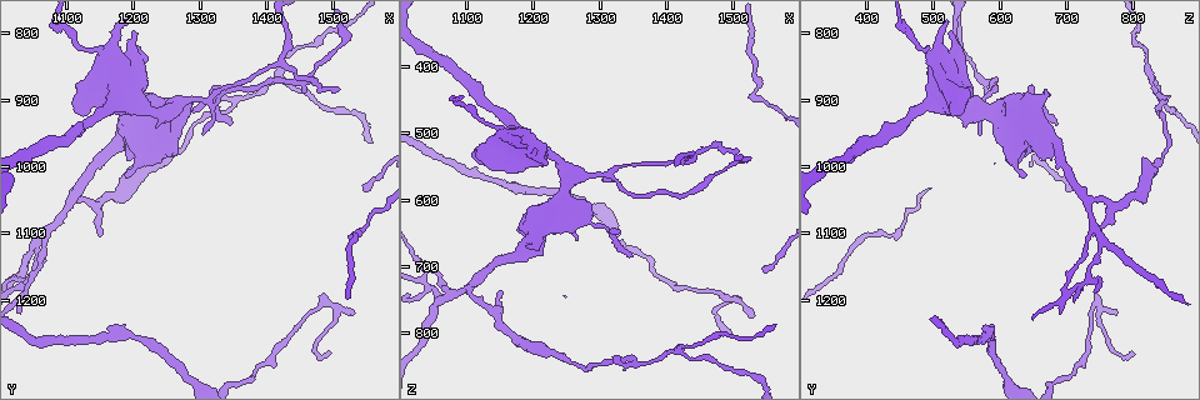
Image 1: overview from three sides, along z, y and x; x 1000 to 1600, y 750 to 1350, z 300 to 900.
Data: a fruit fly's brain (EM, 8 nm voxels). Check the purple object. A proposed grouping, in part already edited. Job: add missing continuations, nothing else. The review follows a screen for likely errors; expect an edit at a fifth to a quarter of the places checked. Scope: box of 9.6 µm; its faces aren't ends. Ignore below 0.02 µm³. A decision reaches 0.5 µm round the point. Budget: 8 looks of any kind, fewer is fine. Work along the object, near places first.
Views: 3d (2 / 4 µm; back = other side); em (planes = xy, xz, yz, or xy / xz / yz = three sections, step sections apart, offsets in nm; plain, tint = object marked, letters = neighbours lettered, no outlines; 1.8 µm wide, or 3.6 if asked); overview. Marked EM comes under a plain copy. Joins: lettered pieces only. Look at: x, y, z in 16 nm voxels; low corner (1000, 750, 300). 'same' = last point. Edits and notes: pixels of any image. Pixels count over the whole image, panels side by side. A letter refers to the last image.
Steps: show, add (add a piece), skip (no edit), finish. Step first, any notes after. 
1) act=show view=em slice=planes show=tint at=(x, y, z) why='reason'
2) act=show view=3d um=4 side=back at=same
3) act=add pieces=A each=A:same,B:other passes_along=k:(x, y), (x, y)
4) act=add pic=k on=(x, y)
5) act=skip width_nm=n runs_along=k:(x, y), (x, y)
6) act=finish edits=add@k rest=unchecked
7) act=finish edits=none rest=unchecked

act=show view=em slice=planes show=letters at=(1235, 995, 835) why='thick turns thin'

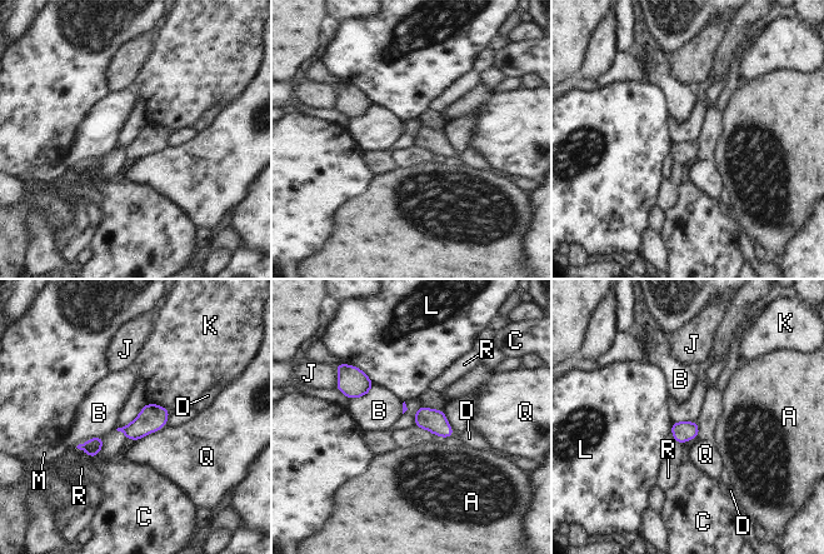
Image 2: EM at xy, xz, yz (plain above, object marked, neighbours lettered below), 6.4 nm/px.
act=skip longest_contact=Q:240nm each=A:other,B:other,C:other,D:other,J:other,K:other,L:other,M:other,Q:other,R:other border=2:(374, 384), (366, 394), (349, 400) found='no lettered piece goes on from it'

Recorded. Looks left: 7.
act=show view=em slice=xz step=8 show=tint at=(1315, 895, 835) why='an open end'

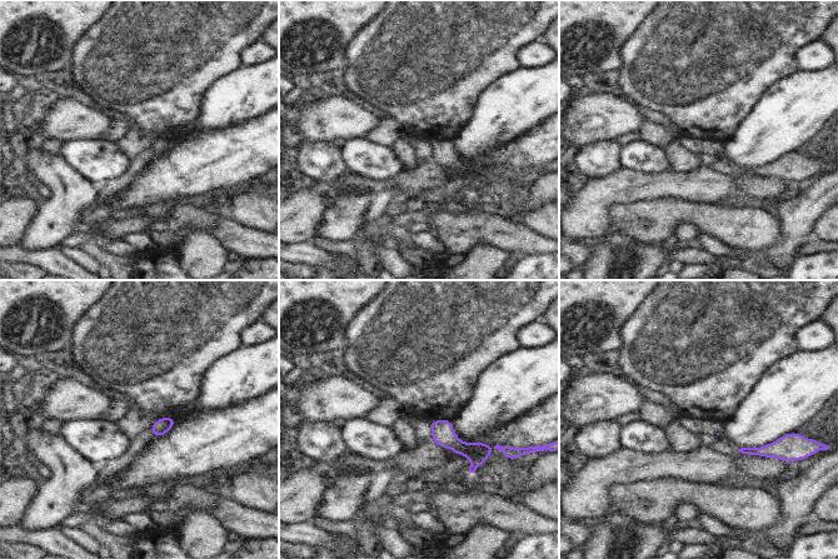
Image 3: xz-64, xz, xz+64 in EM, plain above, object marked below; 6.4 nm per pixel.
act=show view=em slice=xz step=8 show=letters at=same

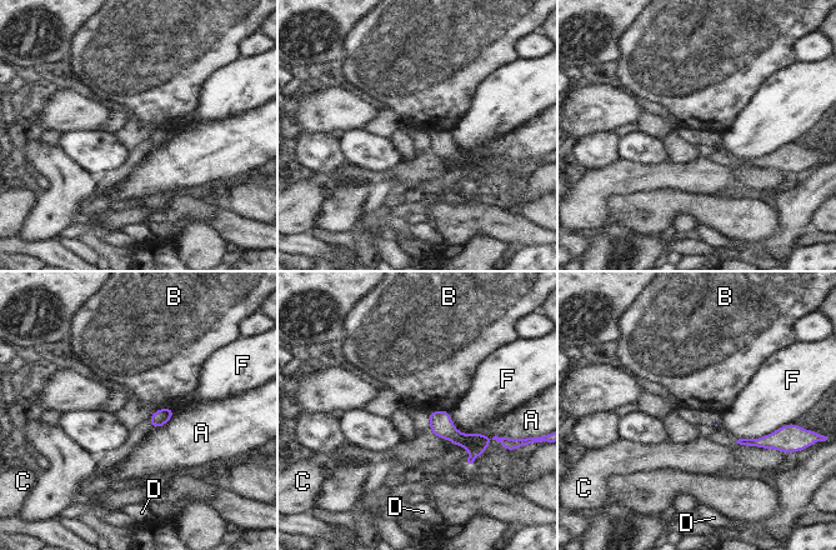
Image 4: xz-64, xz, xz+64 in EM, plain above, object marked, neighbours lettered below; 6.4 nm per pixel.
act=skip each=A:other,B:other,C:other,D:other,F:other border=4:(449, 409), (427, 411) found='none of them fits'

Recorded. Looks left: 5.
act=show view=em slice=planes show=tint at=(1205, 795, 525) why='branch stops here'

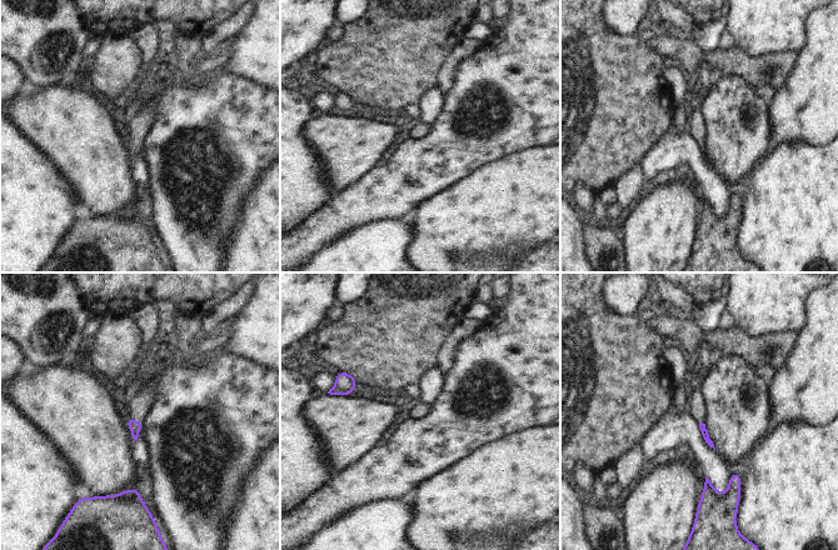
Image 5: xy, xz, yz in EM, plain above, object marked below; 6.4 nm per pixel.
act=show view=em slice=planes show=letters at=same

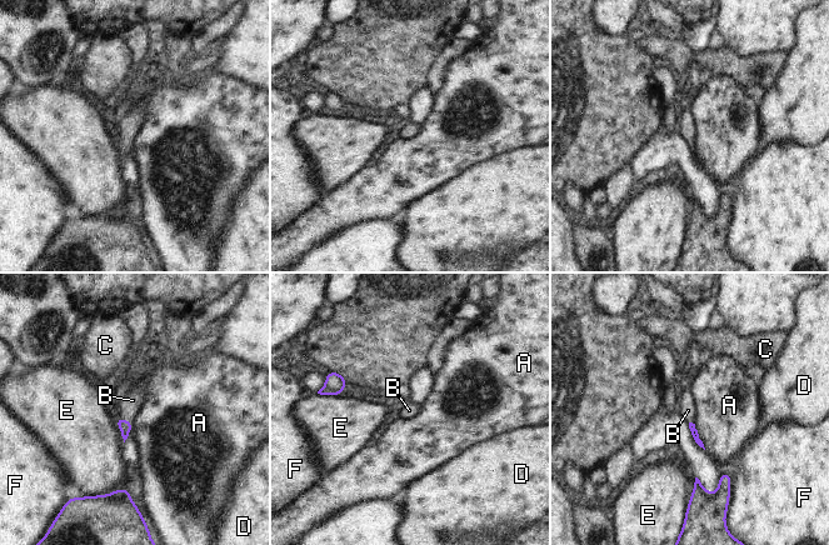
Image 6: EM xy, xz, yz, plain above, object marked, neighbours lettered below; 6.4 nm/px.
act=add pieces=B each=A:other,B:same,C:other,D:other,E:other,F:other passes_along=6:(125, 426), (125, 419), (133, 400) found='it goes on there'

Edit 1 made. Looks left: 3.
act=finish edits=add@6 rest=unchecked

